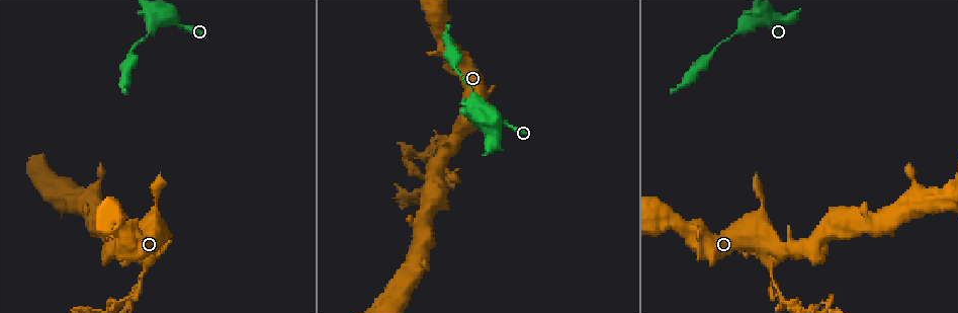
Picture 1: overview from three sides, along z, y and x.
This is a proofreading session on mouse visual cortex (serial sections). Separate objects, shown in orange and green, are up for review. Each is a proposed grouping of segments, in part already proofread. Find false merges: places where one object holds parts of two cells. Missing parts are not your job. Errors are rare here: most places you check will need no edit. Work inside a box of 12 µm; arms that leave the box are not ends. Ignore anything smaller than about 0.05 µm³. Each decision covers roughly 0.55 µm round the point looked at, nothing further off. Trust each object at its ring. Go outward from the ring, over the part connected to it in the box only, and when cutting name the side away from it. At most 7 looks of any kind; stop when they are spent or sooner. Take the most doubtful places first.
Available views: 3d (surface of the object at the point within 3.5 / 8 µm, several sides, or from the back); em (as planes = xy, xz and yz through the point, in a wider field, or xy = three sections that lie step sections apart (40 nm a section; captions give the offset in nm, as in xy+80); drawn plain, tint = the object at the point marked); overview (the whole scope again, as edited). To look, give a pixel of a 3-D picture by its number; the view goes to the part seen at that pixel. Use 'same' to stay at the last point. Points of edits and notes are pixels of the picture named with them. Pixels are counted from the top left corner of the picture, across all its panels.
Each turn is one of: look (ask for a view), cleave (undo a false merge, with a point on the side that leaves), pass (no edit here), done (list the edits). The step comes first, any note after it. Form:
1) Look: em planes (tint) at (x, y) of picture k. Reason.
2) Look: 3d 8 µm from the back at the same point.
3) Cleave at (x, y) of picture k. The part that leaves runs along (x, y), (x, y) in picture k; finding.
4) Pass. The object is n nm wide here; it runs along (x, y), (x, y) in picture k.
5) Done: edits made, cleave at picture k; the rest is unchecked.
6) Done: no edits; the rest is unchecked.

Look: 3d 3.5 µm at (770, 270) of picture 1.

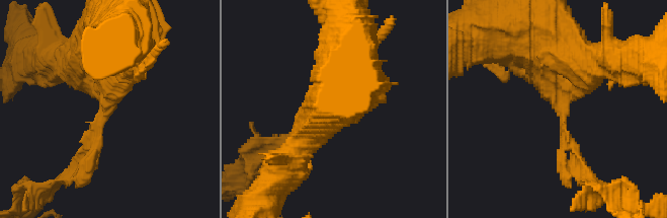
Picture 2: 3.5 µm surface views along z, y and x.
Look: em xy step 1 (tint) at (560, 110) of picture 2. Now the EM.

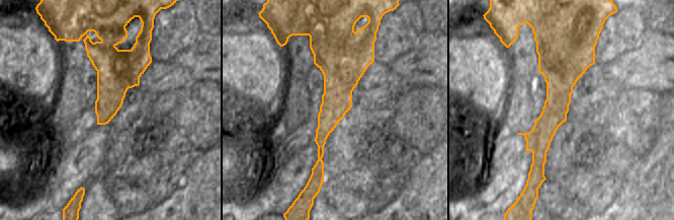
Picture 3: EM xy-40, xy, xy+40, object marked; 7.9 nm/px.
Cleave at (81, 167) of picture 2. The part that leaves runs along (93, 136), (47, 195) in picture 2; a second cell is stuck on.

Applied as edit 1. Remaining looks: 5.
Look: overview. See it whole again.

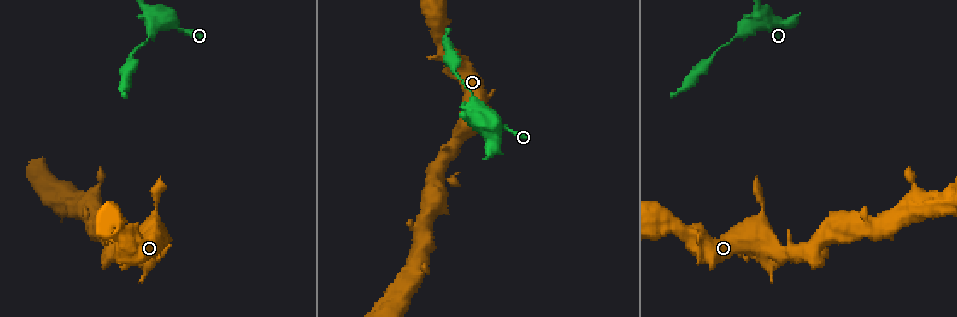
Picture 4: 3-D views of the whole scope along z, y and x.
Look: 3d 3.5 µm at (167, 22) of picture 4. Abrupt turn.

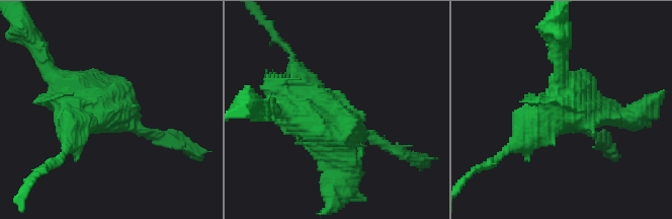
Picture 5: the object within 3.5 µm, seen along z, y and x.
Look: em xy step 3 (tint) at (108, 112) of picture 5.

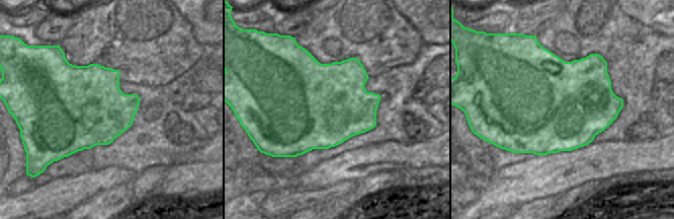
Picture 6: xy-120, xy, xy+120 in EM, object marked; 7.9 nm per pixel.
Pass. It runs along (369, 138), (308, 104), (292, 60) in picture 5; continuous, no second cell.

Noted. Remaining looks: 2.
Look: 3d 3.5 µm at (761, 208) of picture 4. Calibre changes.

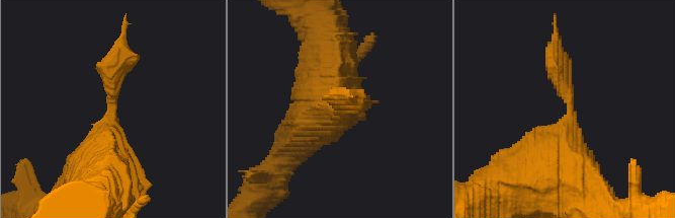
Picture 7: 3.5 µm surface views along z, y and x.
Look: em xy step 5 (tint) at (339, 110) of picture 7. Shape alone is not enough.

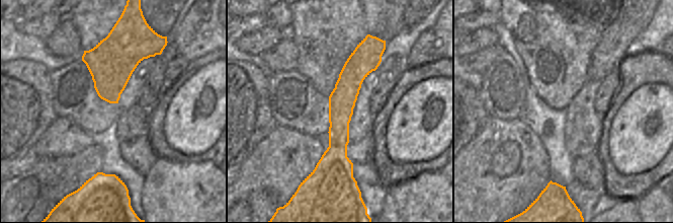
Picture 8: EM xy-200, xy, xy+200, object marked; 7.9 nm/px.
Pass. It runs along (360, 46), (332, 176) in picture 8; all the same cell.

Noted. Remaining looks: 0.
Done: edits made, cleave at picture 2; the rest is unchecked.

